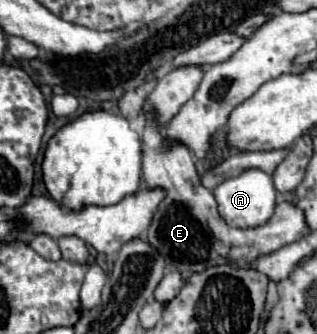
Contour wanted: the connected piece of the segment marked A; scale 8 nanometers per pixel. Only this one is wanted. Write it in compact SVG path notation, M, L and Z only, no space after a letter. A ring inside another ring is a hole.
M248 169L236 177L230 177L222 181L218 187L214 187L214 197L218 203L220 217L234 227L258 227L264 225L270 215L274 213L276 205L276 189L272 185L272 177L262 173L260 169Z

